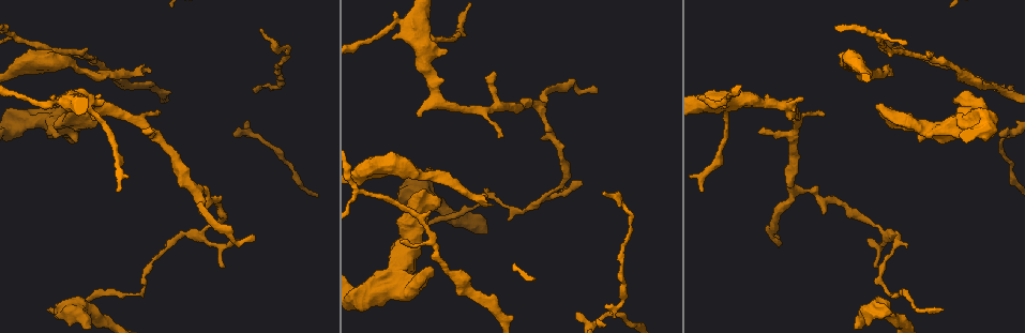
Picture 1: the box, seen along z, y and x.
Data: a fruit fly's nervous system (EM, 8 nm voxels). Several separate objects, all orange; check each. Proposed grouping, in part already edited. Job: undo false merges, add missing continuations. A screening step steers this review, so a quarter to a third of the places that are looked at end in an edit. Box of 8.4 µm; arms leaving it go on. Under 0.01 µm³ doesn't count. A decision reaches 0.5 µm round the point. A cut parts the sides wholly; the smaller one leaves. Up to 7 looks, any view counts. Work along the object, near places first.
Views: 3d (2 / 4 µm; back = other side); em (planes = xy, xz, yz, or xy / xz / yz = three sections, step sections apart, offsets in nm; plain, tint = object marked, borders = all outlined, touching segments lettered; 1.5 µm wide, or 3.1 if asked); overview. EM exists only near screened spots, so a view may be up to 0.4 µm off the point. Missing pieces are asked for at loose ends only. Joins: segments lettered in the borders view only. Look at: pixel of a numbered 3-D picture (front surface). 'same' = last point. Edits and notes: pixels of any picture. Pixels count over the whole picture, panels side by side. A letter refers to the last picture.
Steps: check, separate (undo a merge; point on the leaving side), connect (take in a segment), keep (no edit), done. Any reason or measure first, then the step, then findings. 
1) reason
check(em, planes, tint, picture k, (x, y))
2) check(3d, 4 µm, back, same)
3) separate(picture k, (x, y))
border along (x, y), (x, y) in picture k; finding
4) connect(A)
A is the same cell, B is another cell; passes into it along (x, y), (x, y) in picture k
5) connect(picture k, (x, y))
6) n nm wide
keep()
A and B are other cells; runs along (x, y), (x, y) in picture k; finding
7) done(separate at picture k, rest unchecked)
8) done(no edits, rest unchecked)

tapers out
check(3d, 4 µm, picture 1, (825, 113))

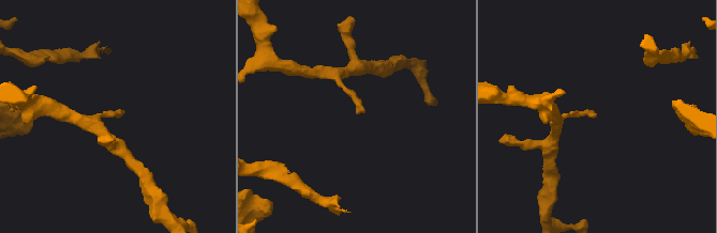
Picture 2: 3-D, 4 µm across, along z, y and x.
check(em, planes, borders, picture 2, (120, 115))

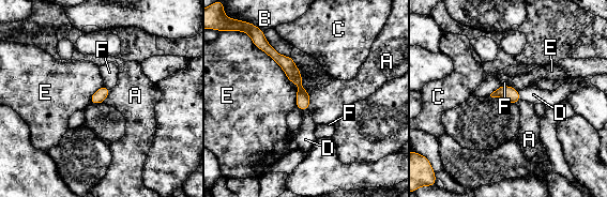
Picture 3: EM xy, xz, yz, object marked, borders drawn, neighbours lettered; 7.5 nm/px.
connect(D)
D is the same cell, A, B, C, E and F are other cells; passes into it along (507, 93), (518, 95), (533, 94) in picture 3; the neuron continues

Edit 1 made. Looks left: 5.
check(overview)

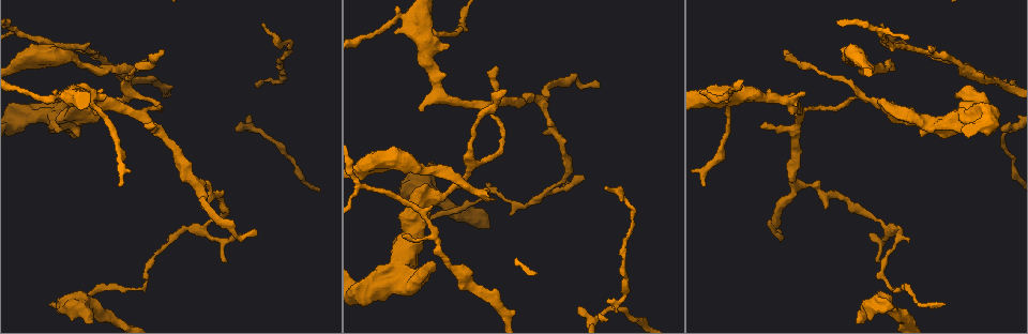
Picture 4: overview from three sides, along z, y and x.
free end
check(em, planes, tint, picture 4, (62, 307))

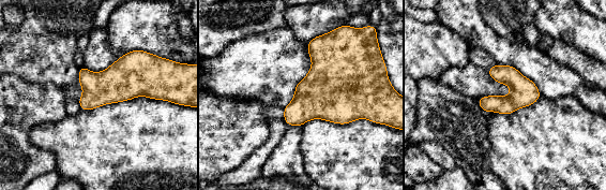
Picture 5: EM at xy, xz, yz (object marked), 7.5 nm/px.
check(em, planes, borders, same)

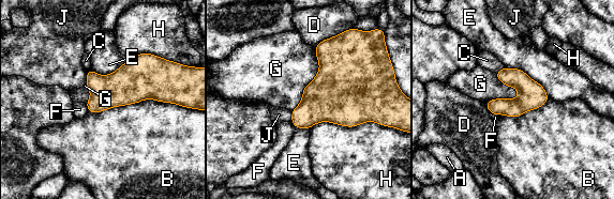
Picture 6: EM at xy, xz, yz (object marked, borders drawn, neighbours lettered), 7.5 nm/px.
keep()
A, B, C, D, E, F, G, H and J are other cells; no lettered segment goes on from it

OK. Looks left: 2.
done(connect at picture 3, rest unchecked)

